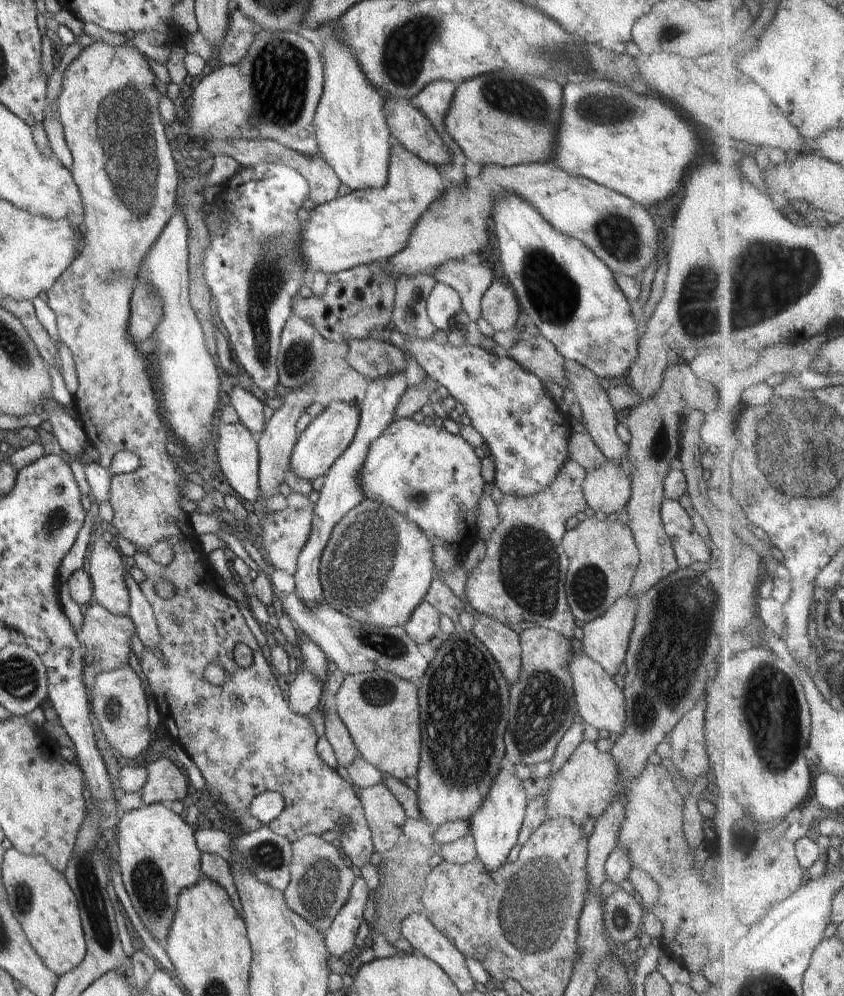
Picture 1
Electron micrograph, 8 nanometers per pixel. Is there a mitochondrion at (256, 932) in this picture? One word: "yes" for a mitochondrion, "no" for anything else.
no

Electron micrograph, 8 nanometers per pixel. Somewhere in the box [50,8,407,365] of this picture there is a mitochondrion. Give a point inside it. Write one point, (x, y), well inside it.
(125, 131)

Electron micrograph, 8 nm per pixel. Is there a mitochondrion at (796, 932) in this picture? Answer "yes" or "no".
no

